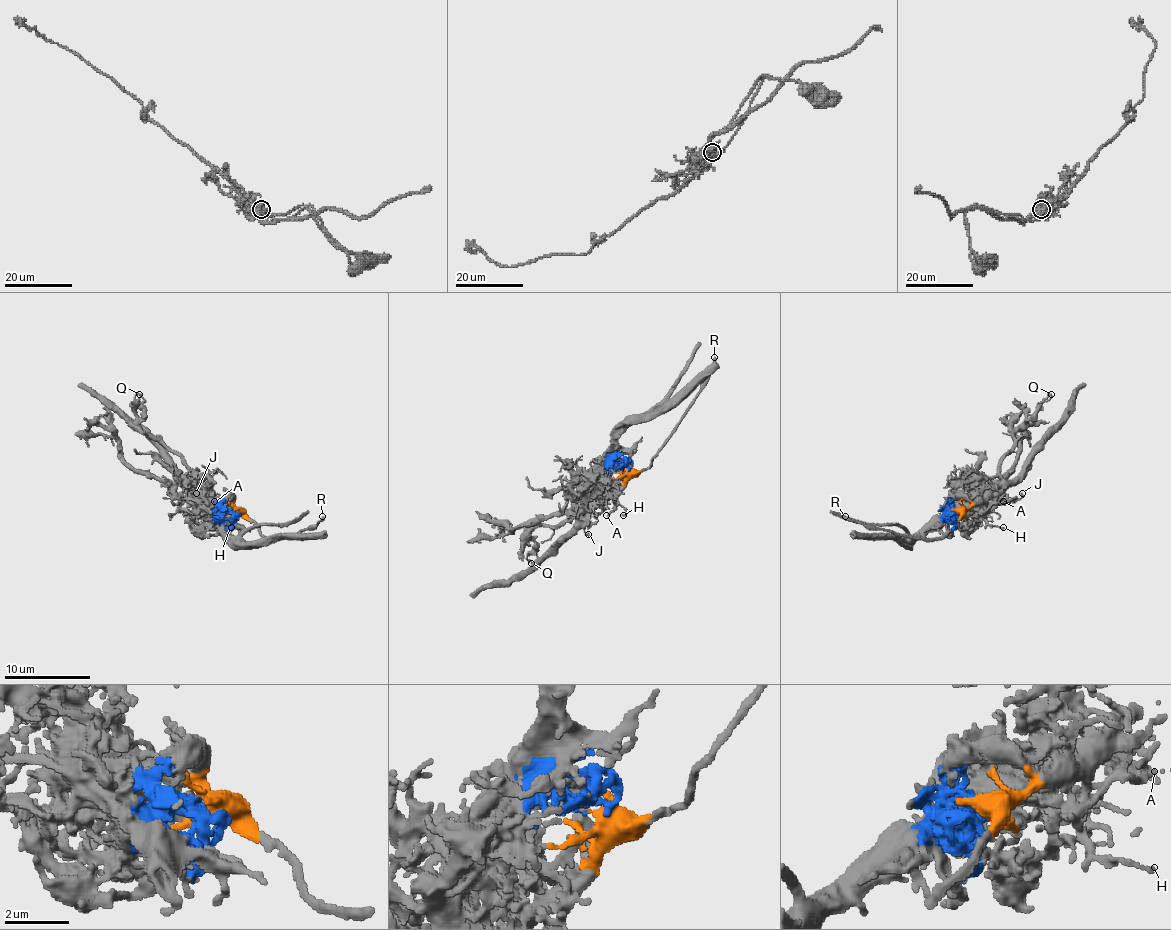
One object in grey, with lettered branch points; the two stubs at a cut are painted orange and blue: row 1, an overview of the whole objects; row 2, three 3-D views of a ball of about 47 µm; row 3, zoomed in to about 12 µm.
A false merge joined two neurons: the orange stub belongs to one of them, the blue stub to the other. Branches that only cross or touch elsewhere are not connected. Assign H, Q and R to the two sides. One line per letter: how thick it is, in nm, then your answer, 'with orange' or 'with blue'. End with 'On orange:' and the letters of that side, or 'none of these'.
H: 160 nm thick; with orange
Q: 140 nm thick; with orange
R: 260 nm thick; with orange
On orange: H, Q, R

